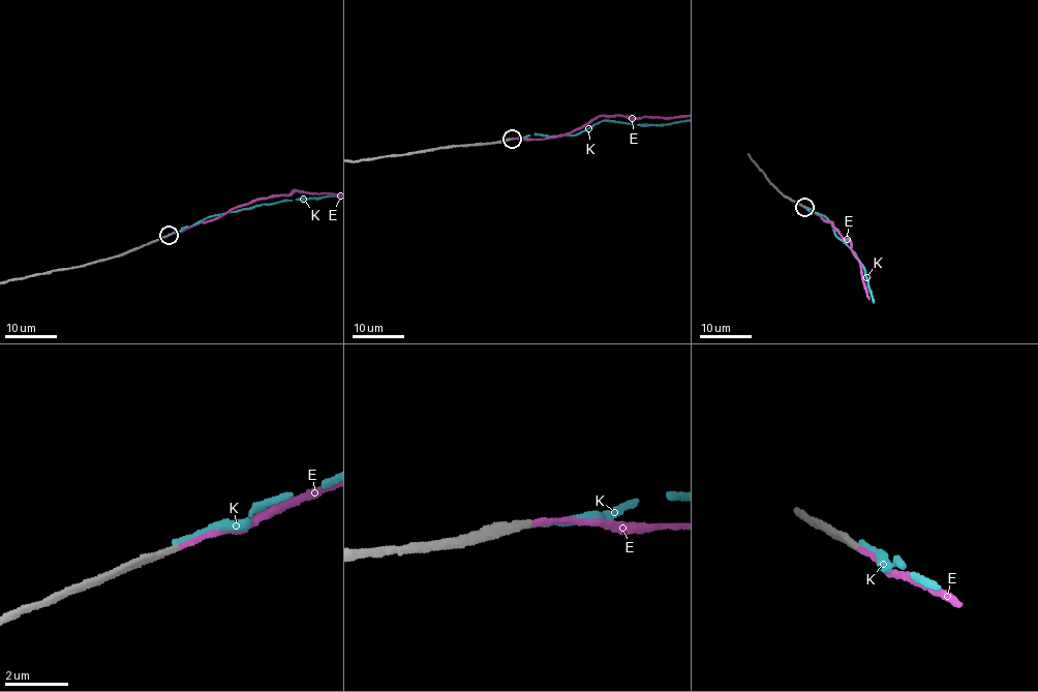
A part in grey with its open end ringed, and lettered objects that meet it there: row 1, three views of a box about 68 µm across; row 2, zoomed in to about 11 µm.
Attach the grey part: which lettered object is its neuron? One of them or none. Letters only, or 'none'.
E

